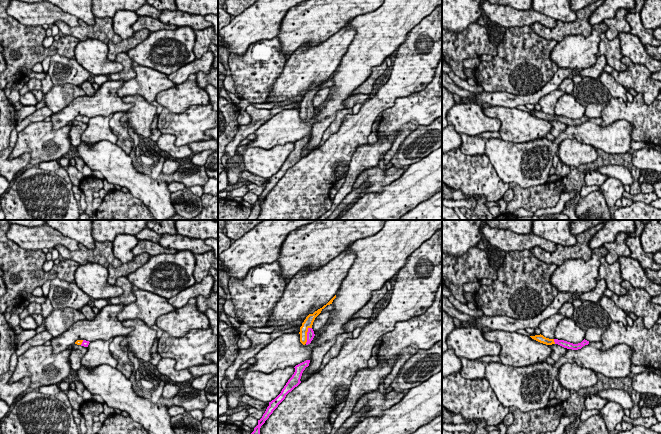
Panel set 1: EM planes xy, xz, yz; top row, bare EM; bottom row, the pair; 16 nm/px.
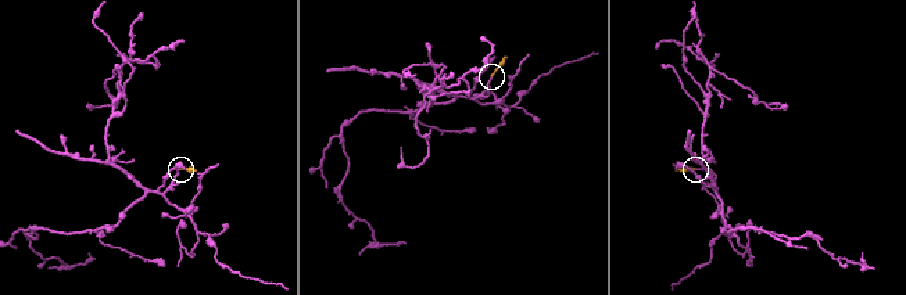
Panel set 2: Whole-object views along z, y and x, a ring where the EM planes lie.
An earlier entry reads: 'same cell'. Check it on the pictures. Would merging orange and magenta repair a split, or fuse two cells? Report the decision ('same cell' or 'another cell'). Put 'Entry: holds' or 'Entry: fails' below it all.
same cell
Entry: holds

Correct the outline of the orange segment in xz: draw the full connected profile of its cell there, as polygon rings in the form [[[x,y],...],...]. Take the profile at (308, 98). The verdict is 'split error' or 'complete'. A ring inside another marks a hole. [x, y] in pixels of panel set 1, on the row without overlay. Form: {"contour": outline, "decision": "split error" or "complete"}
{"contour": [[[336,71],[326,80],[324,81],[322,84],[318,85],[317,87],[315,87],[313,90],[309,90],[306,95],[304,96],[304,98],[302,99],[302,102],[300,103],[300,118],[303,121],[308,121],[311,119],[311,117],[313,116],[315,110],[314,107],[312,105],[312,101],[313,98],[315,96],[315,94],[321,89],[321,87],[327,82],[332,80],[333,76],[336,74]]], "decision": "split error"}

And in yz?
{"contour": [[[541,110],[540,111],[535,111],[535,112],[530,112],[530,113],[532,115],[534,115],[534,116],[540,118],[540,119],[546,120],[546,121],[558,120],[558,121],[564,123],[564,124],[572,125],[572,126],[581,125],[583,122],[589,120],[589,117],[587,117],[585,115],[581,119],[573,120],[573,119],[570,119],[570,118],[567,118],[567,117],[564,117],[564,116],[549,115],[549,114],[544,113]]], "decision": "split error"}

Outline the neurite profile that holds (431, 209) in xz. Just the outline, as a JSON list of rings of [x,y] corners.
[[[442,190],[418,204],[398,220],[442,220]]]

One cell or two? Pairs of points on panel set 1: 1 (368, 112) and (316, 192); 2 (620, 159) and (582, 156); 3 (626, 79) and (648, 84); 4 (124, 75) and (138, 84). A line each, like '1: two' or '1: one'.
1: one
2: two
3: one
4: two

